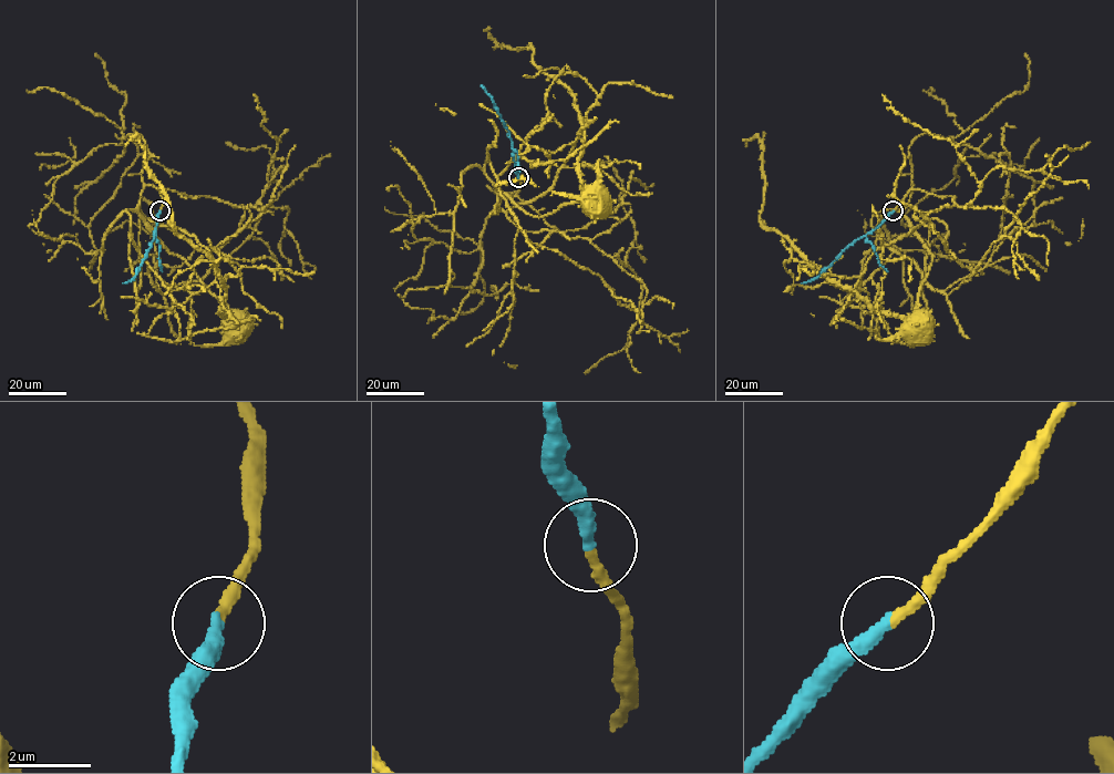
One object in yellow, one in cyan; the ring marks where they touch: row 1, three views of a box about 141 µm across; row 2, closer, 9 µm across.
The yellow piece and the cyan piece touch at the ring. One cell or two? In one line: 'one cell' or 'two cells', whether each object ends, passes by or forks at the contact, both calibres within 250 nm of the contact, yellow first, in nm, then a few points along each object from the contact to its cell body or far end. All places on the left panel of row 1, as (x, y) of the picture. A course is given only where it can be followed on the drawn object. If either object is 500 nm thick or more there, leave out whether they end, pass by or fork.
one cell; yellow ends; cyan ends; calibres 260 and 360 nm; course yellow (160, 210), (162, 194), (146, 185), (138, 215), (224, 307), (225, 326), (231, 328); course cyan (160, 210), (146, 257), (136, 275), (123, 282)

